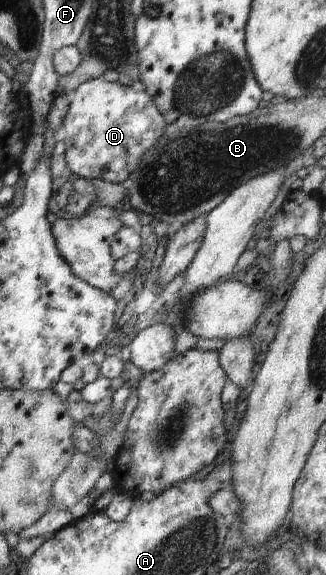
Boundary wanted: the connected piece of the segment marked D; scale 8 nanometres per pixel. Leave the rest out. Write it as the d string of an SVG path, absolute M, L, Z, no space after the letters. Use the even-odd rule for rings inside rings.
M98 77L79 84L69 97L60 138L66 143L67 167L83 179L124 182L142 155L163 135L164 117L150 95L136 85L127 87Z

